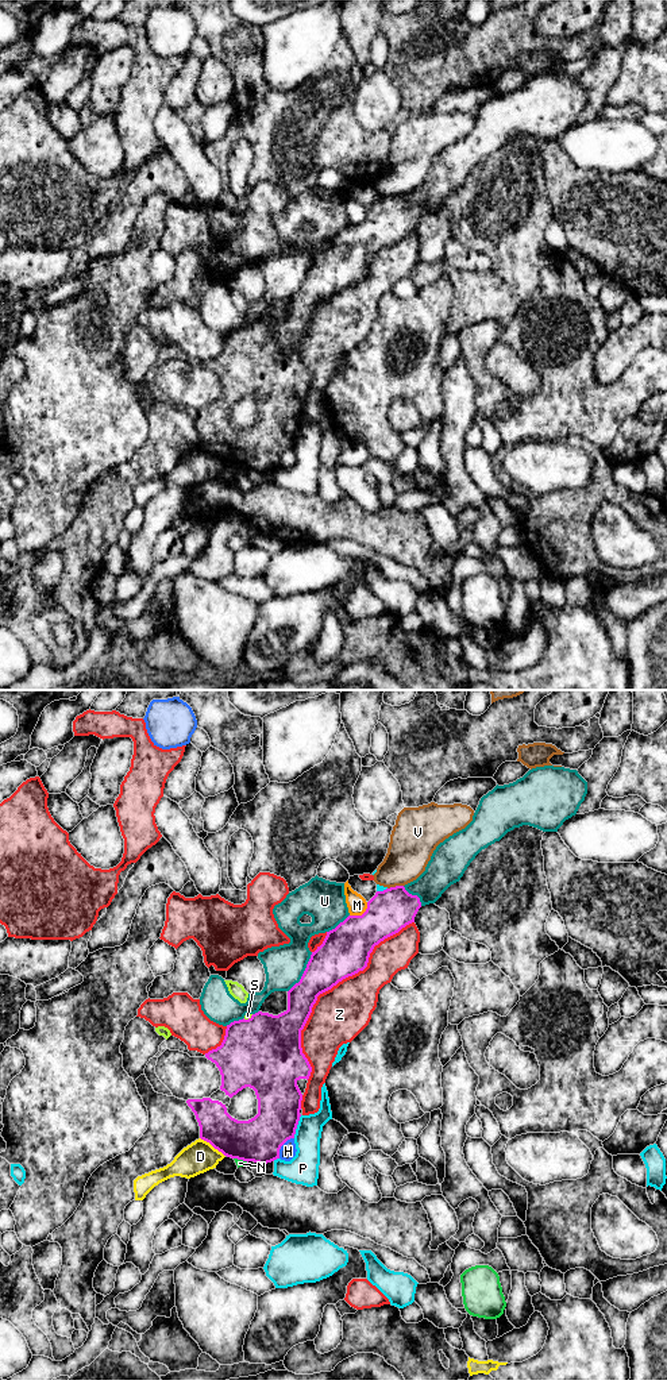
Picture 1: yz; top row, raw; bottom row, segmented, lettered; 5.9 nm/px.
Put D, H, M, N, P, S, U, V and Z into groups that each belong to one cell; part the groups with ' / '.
D / H M / N / P / S / U / V / Z

